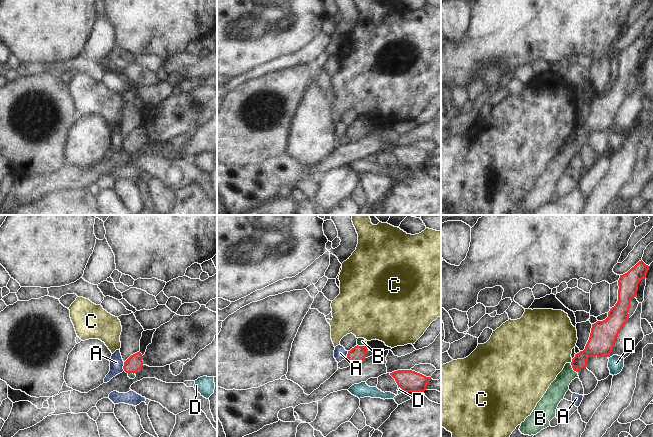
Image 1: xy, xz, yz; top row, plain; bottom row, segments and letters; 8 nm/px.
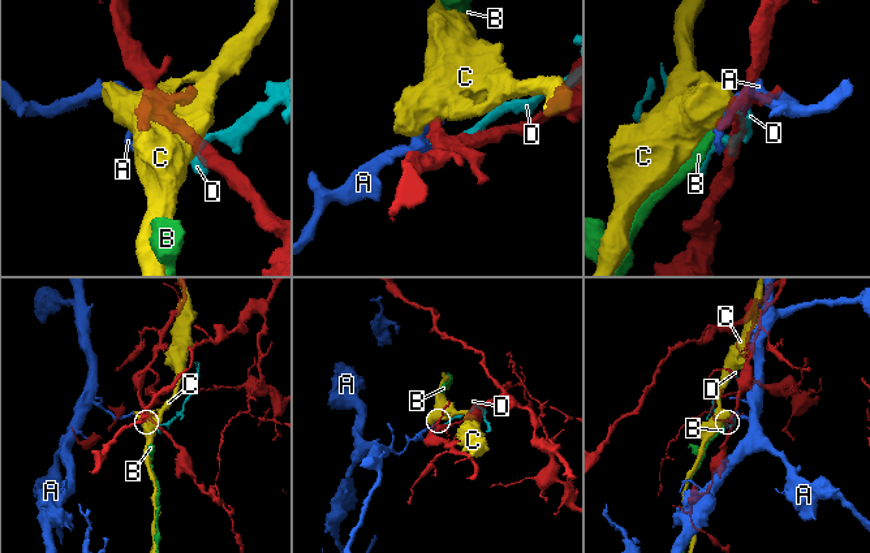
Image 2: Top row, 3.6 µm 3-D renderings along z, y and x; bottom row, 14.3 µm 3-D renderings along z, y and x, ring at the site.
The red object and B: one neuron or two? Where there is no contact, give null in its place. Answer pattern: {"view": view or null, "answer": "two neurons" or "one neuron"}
{"view": "yz", "answer": "one neuron"}

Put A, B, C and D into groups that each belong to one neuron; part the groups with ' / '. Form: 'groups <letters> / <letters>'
groups A D / B / C

